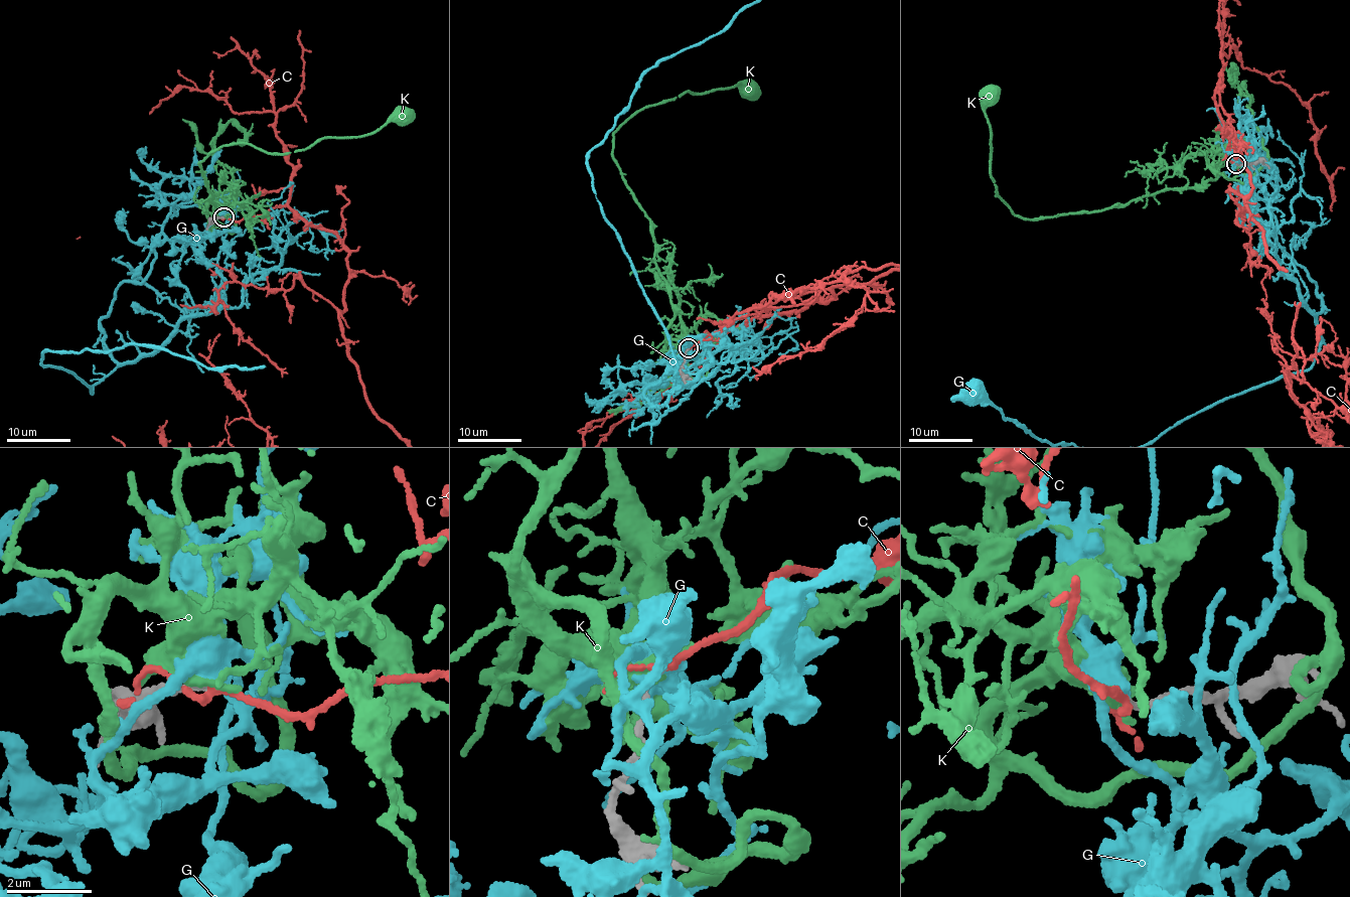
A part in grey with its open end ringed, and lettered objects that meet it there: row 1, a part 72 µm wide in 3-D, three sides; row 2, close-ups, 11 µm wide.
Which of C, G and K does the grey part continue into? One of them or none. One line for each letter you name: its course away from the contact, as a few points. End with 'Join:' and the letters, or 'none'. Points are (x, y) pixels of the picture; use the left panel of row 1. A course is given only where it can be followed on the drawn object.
Join: C

